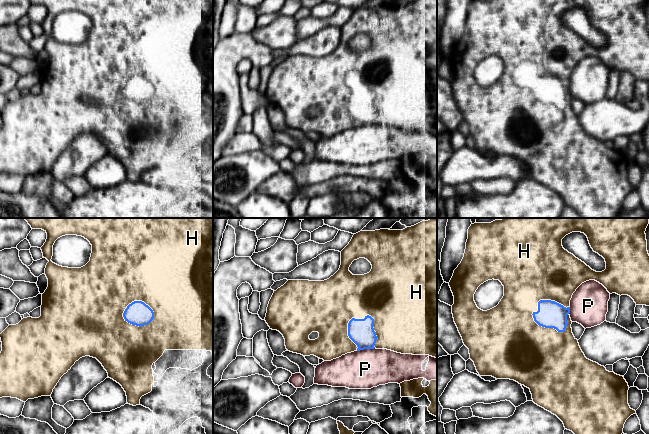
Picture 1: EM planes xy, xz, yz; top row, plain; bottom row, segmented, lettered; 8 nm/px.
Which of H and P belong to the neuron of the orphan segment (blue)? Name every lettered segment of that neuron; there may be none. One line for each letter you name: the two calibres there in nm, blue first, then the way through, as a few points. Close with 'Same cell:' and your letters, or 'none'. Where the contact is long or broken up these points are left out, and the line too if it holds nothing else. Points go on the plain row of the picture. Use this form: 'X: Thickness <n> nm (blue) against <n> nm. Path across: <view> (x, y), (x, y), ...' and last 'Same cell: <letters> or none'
H: Thickness 220 nm (blue) against 500 nm. Path across: yz (550, 90), (538, 100), (535, 107), (518, 124)
Same cell: H

